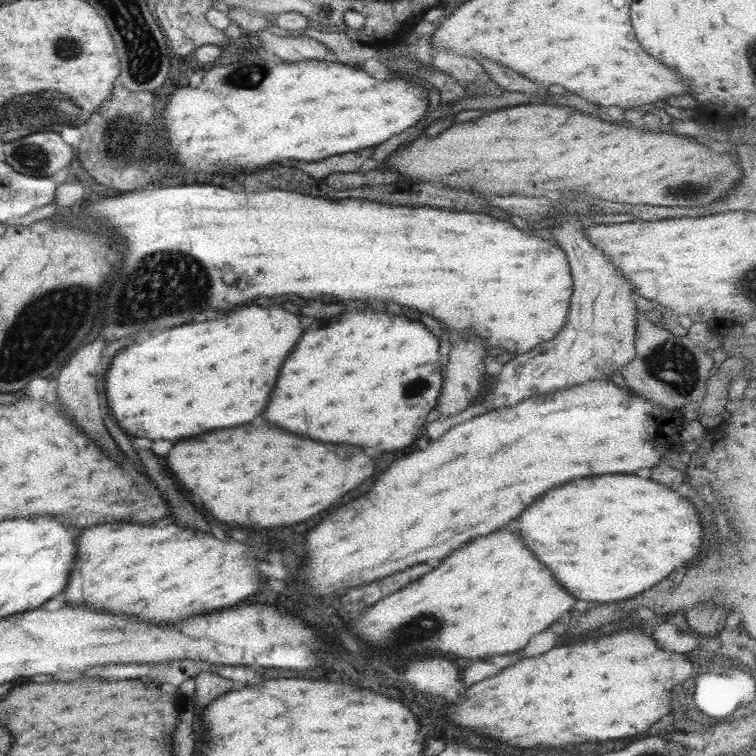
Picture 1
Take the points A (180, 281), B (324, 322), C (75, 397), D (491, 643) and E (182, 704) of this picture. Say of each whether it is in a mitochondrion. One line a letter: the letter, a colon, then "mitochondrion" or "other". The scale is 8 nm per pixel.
A: mitochondrion
B: other
C: other
D: other
E: other

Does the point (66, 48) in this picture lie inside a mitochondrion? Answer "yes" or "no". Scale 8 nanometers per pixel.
yes

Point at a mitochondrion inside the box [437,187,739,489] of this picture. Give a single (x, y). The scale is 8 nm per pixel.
(671, 363)

